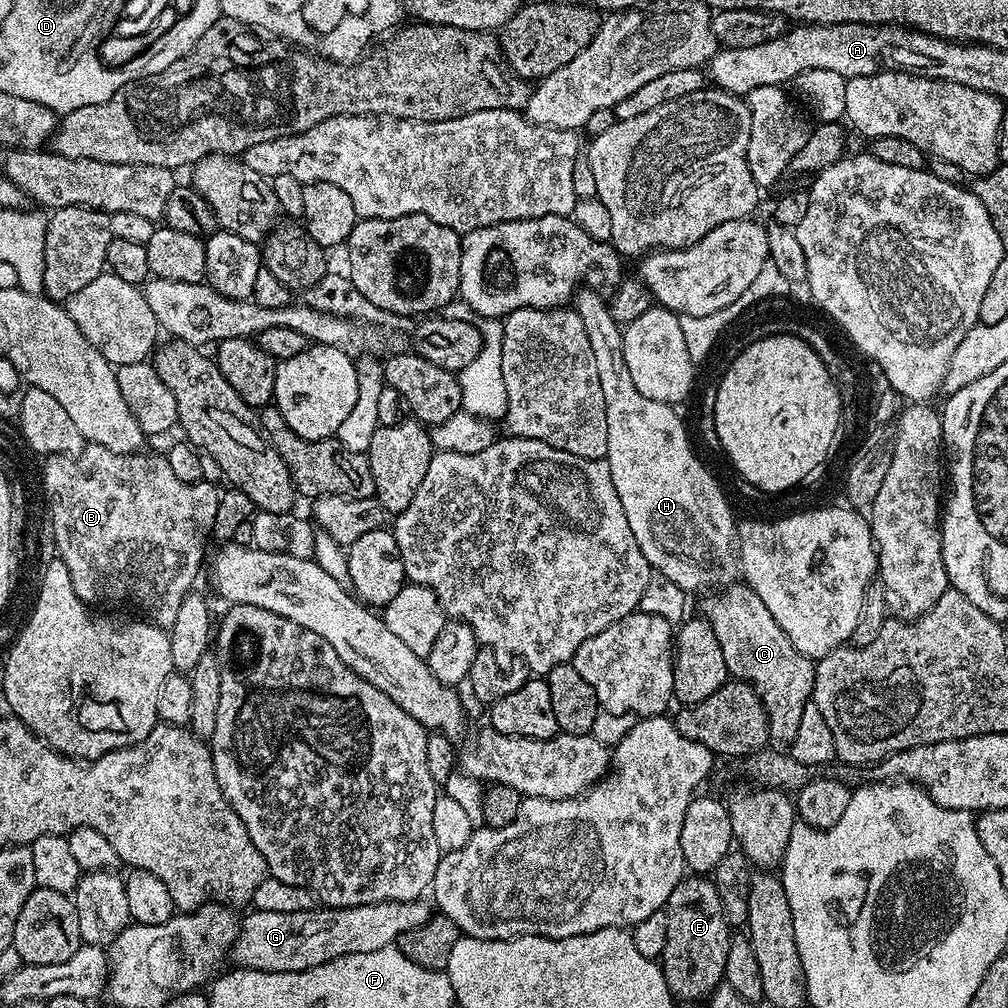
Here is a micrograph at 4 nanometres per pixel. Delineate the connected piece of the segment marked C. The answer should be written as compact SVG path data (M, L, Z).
M743 582L730 584L727 585L728 592L717 591L703 597L703 619L714 630L718 646L722 646L722 658L726 658L729 677L752 685L764 703L768 712L769 737L773 741L791 742L794 734L798 734L802 710L806 710L812 698L816 665L792 645L790 638L786 638L782 626L774 622L774 614L766 610L766 602L762 602L752 588Z

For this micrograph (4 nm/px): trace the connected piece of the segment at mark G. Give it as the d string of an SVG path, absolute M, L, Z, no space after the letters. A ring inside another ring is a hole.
M427 899L407 900L406 902L378 902L363 904L349 908L329 908L314 906L298 914L274 914L273 912L249 911L249 916L239 921L236 941L232 944L230 960L237 969L249 968L259 972L301 972L314 966L322 966L326 962L334 962L334 958L342 958L346 954L370 954L370 950L382 950L395 945L397 938L406 930L414 930L414 926L422 926L430 915Z

